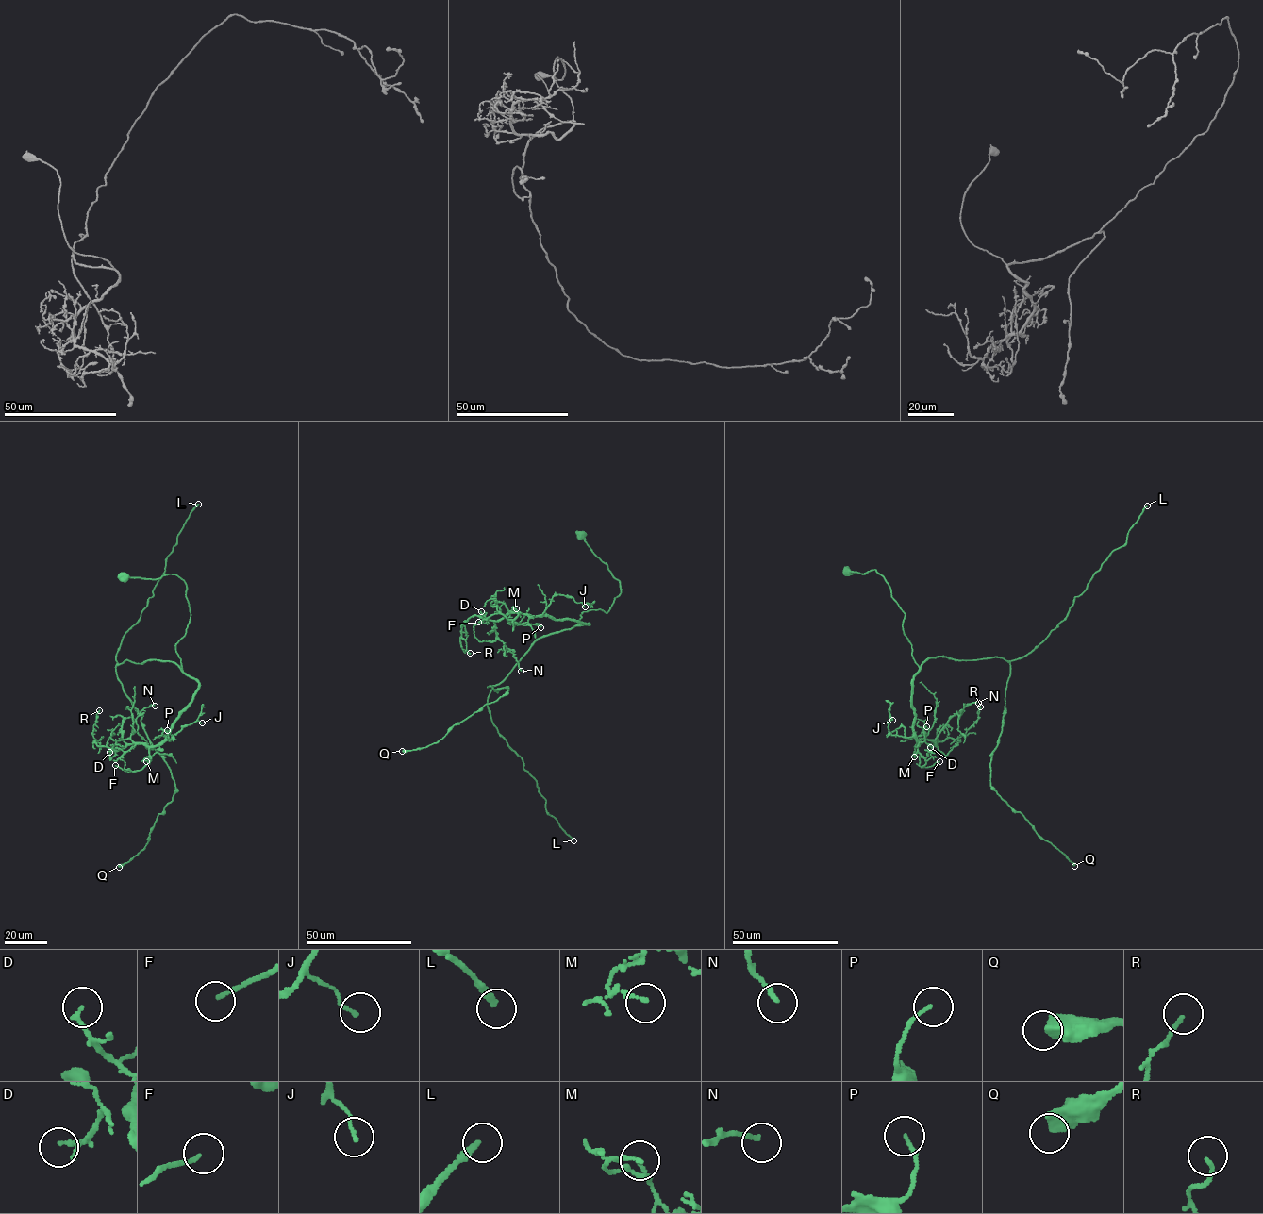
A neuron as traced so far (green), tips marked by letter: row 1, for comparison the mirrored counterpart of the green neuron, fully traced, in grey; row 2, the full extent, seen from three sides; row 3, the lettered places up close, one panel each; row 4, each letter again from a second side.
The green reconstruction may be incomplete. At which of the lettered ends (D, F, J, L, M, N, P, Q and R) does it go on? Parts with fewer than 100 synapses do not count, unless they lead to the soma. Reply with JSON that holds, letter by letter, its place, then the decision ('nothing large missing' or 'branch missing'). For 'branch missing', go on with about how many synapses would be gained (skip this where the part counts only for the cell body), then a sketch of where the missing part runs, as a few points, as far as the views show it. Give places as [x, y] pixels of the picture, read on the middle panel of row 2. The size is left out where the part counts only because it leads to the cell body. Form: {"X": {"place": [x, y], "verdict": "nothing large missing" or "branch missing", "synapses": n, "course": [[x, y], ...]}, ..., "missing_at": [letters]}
{"D": {"place": [481, 611], "verdict": "nothing large missing"}, "F": {"place": [478, 622], "verdict": "nothing large missing"}, "J": {"place": [585, 606], "verdict": "nothing large missing"}, "L": {"place": [573, 840], "verdict": "branch missing", "synapses": 120}, "M": {"place": [516, 608], "verdict": "nothing large missing"}, "N": {"place": [521, 671], "verdict": "nothing large missing"}, "P": {"place": [540, 627], "verdict": "nothing large missing"}, "Q": {"place": [402, 751], "verdict": "nothing large missing"}, "R": {"place": [470, 653], "verdict": "nothing large missing"}, "missing_at": ["L"]}

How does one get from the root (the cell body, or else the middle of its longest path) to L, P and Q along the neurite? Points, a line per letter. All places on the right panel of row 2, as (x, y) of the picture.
L: (846, 570), (882, 574), (920, 667), (937, 656), (1012, 660), (1064, 619), (1147, 506)
P: (846, 570), (875, 570), (905, 614), (903, 630), (919, 667), (911, 696), (920, 742), (926, 726)
Q: (846, 570), (882, 574), (920, 667), (938, 656), (1009, 663), (991, 786), (1074, 866)

